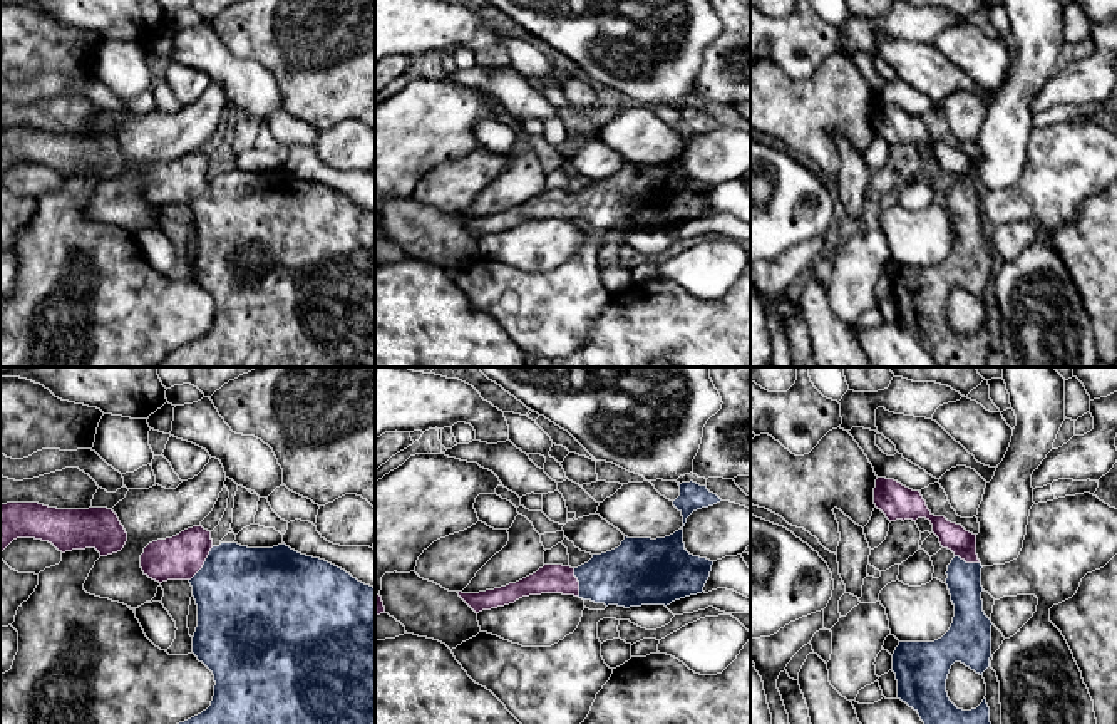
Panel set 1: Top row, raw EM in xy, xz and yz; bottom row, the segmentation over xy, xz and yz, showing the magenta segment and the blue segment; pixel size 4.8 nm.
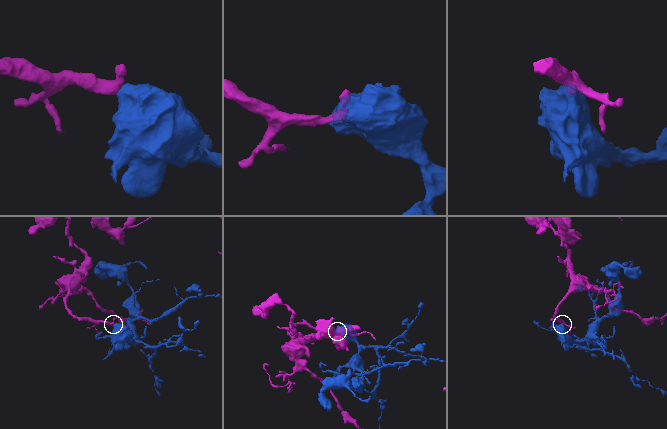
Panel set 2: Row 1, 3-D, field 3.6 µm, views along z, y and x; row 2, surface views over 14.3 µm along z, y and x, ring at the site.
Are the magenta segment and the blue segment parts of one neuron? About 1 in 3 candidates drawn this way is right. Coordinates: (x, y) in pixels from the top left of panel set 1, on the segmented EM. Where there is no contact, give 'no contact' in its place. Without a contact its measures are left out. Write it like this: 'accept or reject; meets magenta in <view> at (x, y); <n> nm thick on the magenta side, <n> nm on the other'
accept; meets magenta in xy at (203, 563); 220 nm thick on the magenta side, 460 nm on the other

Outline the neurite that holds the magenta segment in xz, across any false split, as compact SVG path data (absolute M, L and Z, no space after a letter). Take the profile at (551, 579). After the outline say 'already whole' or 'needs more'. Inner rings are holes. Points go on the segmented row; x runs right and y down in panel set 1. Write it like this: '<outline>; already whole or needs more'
M683 526L665 538L628 538L611 551L578 566L544 565L536 573L501 588L459 597L476 612L514 603L529 595L563 593L618 607L670 605L697 595L713 561L685 550Z; needs more

